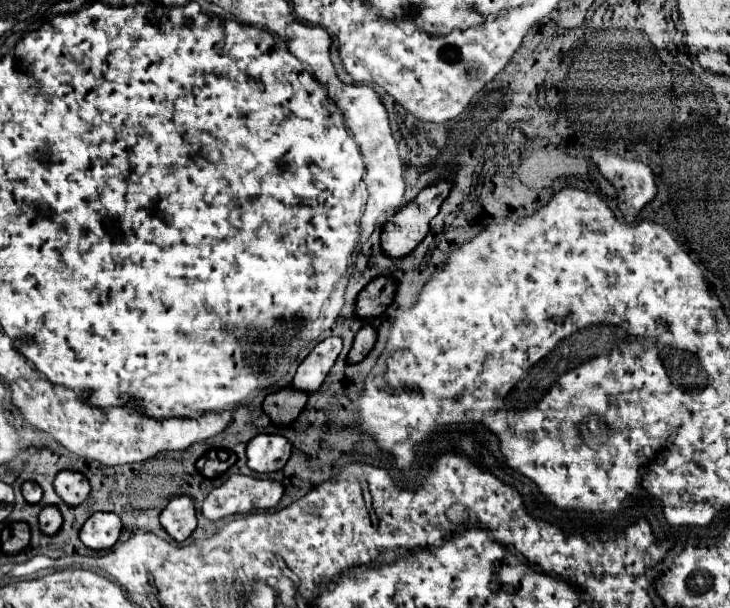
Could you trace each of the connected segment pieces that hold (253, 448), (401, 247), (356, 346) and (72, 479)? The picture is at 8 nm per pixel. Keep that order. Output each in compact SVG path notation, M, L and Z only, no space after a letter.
M257 435L247 445L247 467L255 473L283 469L291 455L291 445L281 435Z
M439 181L437 185L431 185L431 187L423 189L409 205L405 205L399 213L395 213L395 215L387 221L387 225L385 225L383 233L381 233L381 249L383 249L383 253L385 253L387 257L401 259L401 257L409 255L409 253L423 241L423 237L429 233L429 221L439 213L441 203L443 203L445 197L449 195L449 187L451 187L451 183Z
M363 325L357 335L355 335L355 341L353 341L353 347L347 355L347 363L359 363L365 359L365 355L373 349L375 345L375 339L377 339L377 333L371 325Z
M61 471L53 481L55 493L71 507L81 505L89 495L89 481L75 471Z

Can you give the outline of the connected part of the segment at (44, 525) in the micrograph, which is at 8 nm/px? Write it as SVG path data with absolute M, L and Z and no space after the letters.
M43 507L43 511L39 513L39 529L45 535L55 535L61 529L61 513L57 507Z

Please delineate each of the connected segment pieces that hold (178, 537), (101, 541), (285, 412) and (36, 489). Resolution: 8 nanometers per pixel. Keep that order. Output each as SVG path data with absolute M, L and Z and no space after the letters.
M191 497L173 499L161 513L161 525L175 541L185 541L197 527L195 507Z
M95 513L81 527L79 539L89 549L109 549L117 543L121 519L115 513Z
M287 387L287 389L281 389L281 391L265 397L263 413L267 417L271 417L273 425L287 427L297 419L297 415L305 407L305 401L307 401L307 393Z
M29 481L23 483L23 497L27 503L39 503L41 495L43 495L43 491L37 483L29 483Z

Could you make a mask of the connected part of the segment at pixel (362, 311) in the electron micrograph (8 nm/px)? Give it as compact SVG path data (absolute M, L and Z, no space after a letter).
M391 277L373 279L357 297L355 305L357 317L365 321L371 317L379 317L393 301L393 293L395 293L395 281Z

